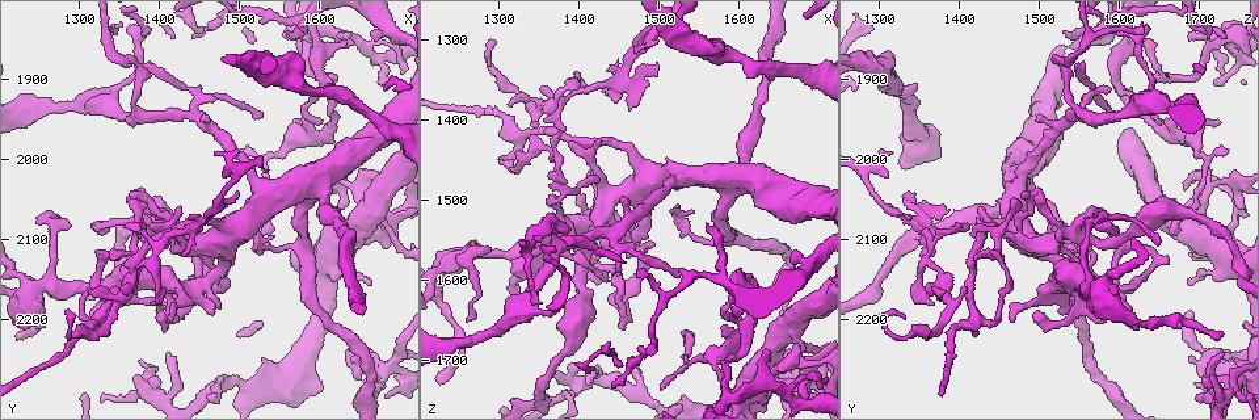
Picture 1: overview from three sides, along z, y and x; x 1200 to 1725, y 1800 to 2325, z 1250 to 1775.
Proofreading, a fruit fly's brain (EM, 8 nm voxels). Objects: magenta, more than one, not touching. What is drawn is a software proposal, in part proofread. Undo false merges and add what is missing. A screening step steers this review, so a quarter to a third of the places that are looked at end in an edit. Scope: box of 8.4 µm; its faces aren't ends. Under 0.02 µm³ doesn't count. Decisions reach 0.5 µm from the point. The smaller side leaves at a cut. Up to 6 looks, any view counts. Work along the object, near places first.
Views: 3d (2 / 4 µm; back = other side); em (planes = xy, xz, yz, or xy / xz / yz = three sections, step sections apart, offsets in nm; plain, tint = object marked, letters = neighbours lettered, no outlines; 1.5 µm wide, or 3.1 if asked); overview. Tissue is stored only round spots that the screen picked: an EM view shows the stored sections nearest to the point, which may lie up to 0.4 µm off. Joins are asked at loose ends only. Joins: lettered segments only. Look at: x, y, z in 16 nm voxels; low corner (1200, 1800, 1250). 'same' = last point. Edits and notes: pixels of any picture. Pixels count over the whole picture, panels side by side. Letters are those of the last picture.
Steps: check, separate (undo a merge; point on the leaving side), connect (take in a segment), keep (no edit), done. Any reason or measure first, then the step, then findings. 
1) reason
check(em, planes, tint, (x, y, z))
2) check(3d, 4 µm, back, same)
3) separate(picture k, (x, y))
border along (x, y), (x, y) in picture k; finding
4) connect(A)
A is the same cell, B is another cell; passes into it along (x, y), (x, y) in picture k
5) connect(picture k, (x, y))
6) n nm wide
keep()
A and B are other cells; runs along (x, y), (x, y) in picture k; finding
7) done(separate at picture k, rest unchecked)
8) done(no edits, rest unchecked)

a narrow waist
check(em, planes, letters, (1650, 1935, 1335))

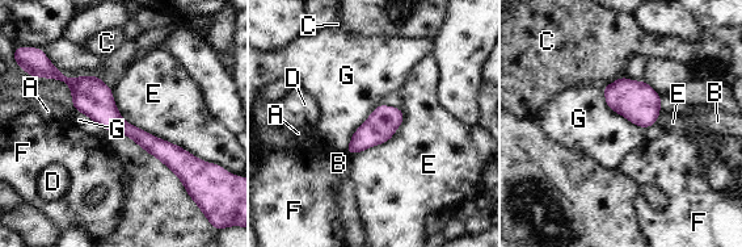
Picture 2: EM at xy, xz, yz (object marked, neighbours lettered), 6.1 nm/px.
keep()
A, B, C, D, E, F and G are other cells; all the same neuron

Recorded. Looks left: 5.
check(em, planes, letters, (1330, 2130, 1455))

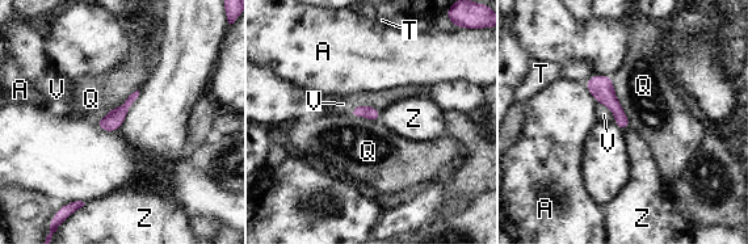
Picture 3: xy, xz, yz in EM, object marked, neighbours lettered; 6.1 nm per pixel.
80 nm wide
keep()
A, Q, T, V and Z are other cells; border along (139, 91), (120, 127) in picture 3; all the same neuron

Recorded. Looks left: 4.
a fork
check(em, planes, letters, (1390, 2130, 1360))

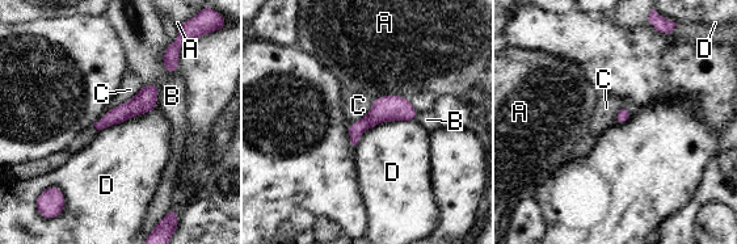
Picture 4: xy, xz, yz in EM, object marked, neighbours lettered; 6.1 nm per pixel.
90 nm wide
keep()
A, B, C and D are other cells; border along (413, 120), (382, 121), (354, 146) in picture 4; all the same neuron

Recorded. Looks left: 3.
done(no edits, rest unchecked)

